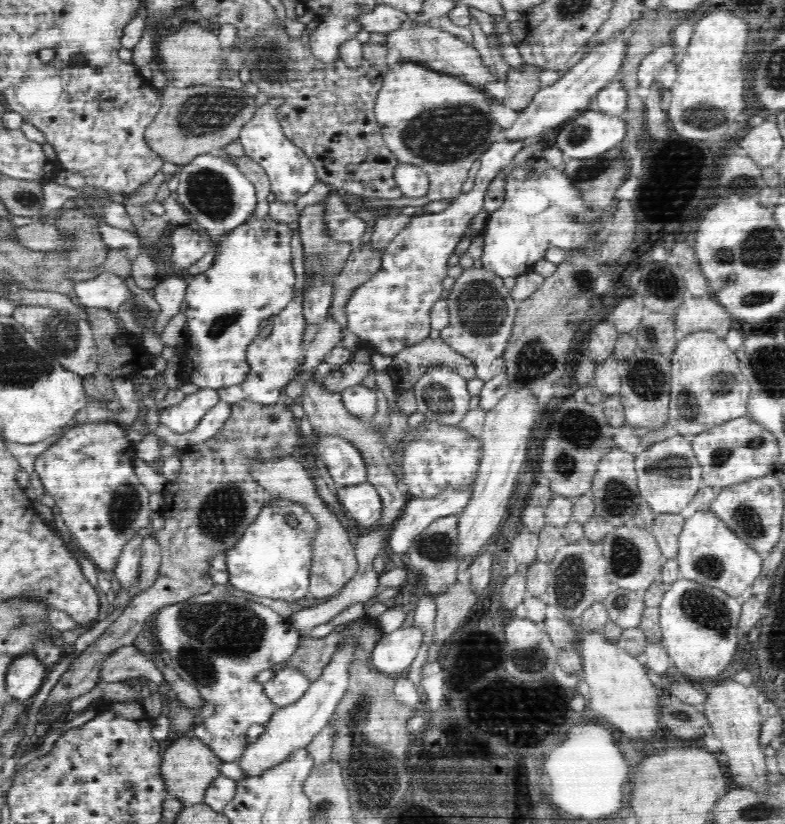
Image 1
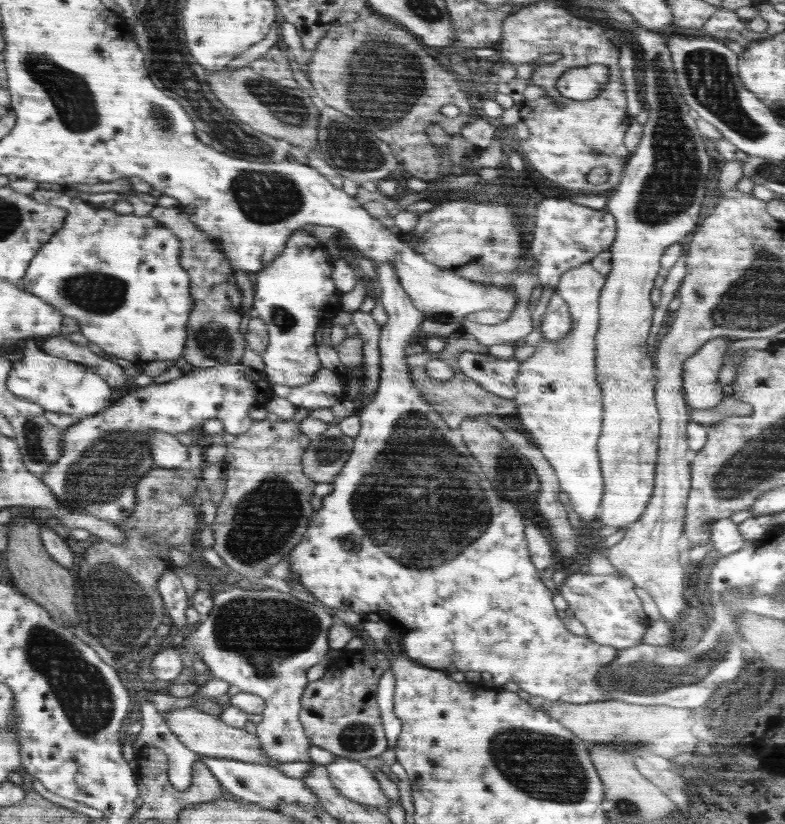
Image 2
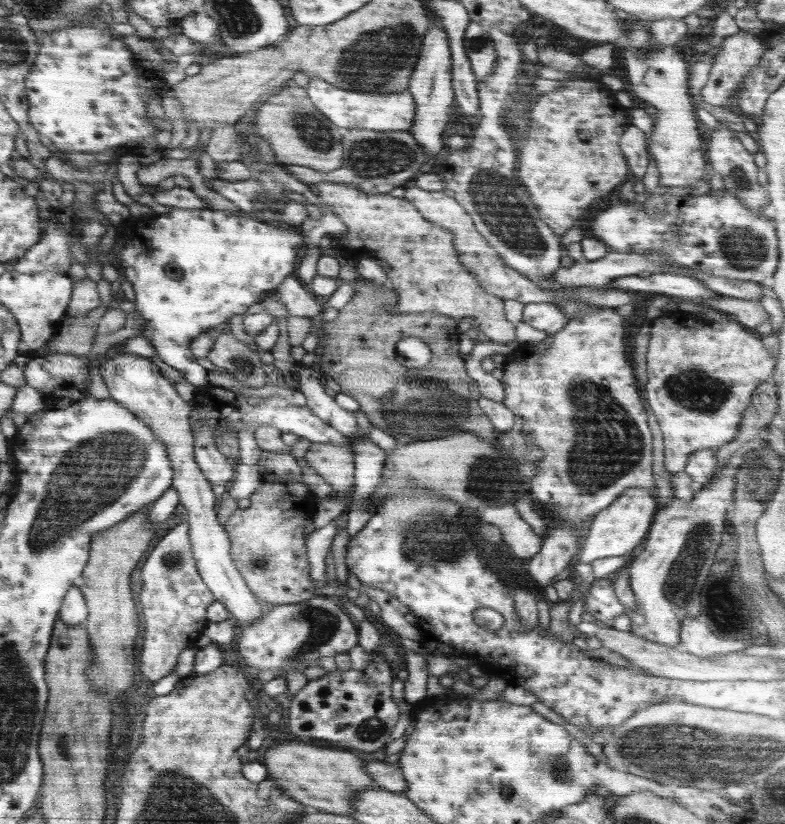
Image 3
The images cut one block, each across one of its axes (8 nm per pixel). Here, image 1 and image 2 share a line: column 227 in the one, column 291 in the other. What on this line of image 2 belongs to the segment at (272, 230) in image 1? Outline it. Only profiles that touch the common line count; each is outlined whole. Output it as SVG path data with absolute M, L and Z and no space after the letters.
M300 228L298 230L294 230L292 234L290 234L290 238L288 238L286 242L286 248L284 248L284 252L280 254L274 262L272 262L271 266L265 267L262 271L259 271L257 273L256 278L256 285L254 285L255 288L255 294L254 294L254 304L253 309L258 312L258 318L260 318L264 323L266 323L267 332L269 333L268 338L268 347L267 350L261 355L262 360L264 361L265 367L263 369L266 376L268 376L268 380L271 383L276 383L279 385L286 385L286 386L302 386L304 384L308 384L312 378L314 378L314 374L322 368L321 360L319 359L319 356L317 354L317 344L316 344L316 331L318 328L326 327L329 323L332 322L333 318L338 315L339 311L341 309L341 298L342 294L340 291L336 289L334 280L332 279L332 272L333 272L333 262L327 258L327 256L324 254L324 247L325 245L322 244L322 242L318 241L316 237L313 235L308 234L304 230L304 228Z

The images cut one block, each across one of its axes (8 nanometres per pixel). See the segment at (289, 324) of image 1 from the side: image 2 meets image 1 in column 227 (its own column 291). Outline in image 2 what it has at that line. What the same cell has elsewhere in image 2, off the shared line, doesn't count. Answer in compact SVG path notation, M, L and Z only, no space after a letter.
M320 368L314 378L302 386L286 386L272 383L272 392L278 397L288 399L297 408L314 410L329 407L345 400L344 386L348 378L328 368Z

